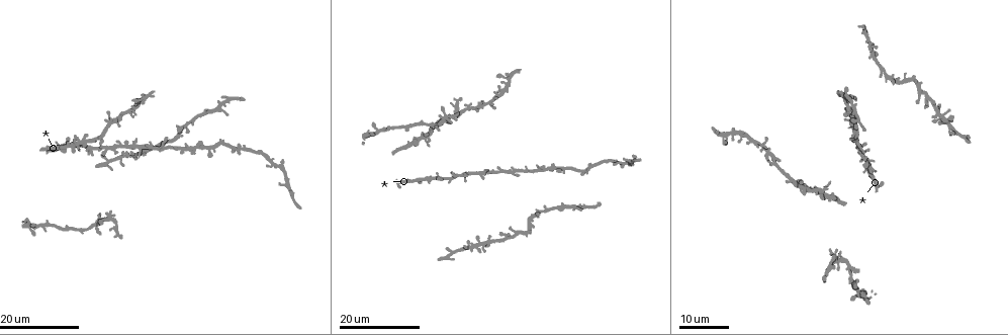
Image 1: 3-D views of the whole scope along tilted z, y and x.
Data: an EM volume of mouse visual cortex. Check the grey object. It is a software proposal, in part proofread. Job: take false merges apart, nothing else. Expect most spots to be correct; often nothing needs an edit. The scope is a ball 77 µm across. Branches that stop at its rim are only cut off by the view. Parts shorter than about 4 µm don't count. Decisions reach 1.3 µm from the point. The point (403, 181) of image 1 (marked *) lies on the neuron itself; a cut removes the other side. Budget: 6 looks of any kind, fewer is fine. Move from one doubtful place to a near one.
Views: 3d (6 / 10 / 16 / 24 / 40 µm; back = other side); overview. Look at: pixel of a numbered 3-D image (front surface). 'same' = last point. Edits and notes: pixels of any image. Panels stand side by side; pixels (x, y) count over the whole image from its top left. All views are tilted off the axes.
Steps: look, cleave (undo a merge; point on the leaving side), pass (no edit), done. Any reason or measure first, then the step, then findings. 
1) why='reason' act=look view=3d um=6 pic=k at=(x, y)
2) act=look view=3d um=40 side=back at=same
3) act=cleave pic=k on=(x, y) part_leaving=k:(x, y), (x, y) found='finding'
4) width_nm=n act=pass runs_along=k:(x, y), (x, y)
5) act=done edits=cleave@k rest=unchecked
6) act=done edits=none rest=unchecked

why='thin arm on a thick one' act=look view=3d um=16 pic=1 at=(858, 131)

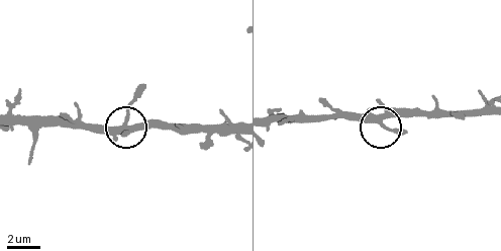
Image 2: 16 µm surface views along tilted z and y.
why='zoom in' act=look view=3d um=10 pic=2 at=(126, 128)

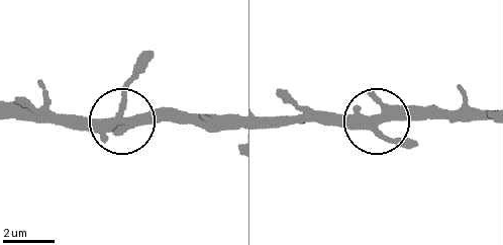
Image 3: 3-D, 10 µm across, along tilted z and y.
width_nm=300 act=pass found='continuous, no second neuron'

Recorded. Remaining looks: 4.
act=look view=3d um=16 pic=1 at=(794, 180)

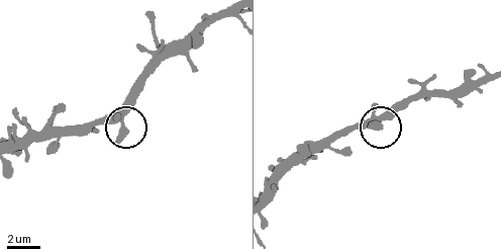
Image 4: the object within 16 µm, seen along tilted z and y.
act=look view=3d um=10 pic=4 at=(121, 125)

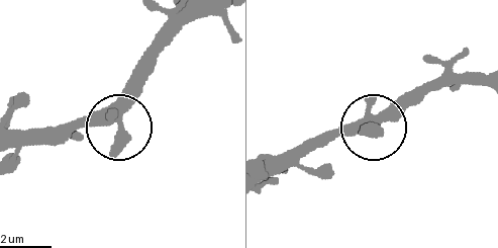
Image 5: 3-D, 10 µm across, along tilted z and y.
act=look view=3d um=6 pic=5 at=(374, 125)

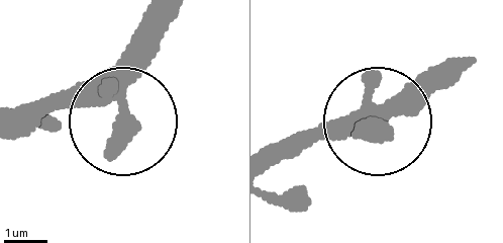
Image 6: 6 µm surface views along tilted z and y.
act=pass runs_along=6:(270, 170), (333, 129), (457, 83) found='all the same neuron'

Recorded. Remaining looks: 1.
act=done edits=none rest=unchecked

